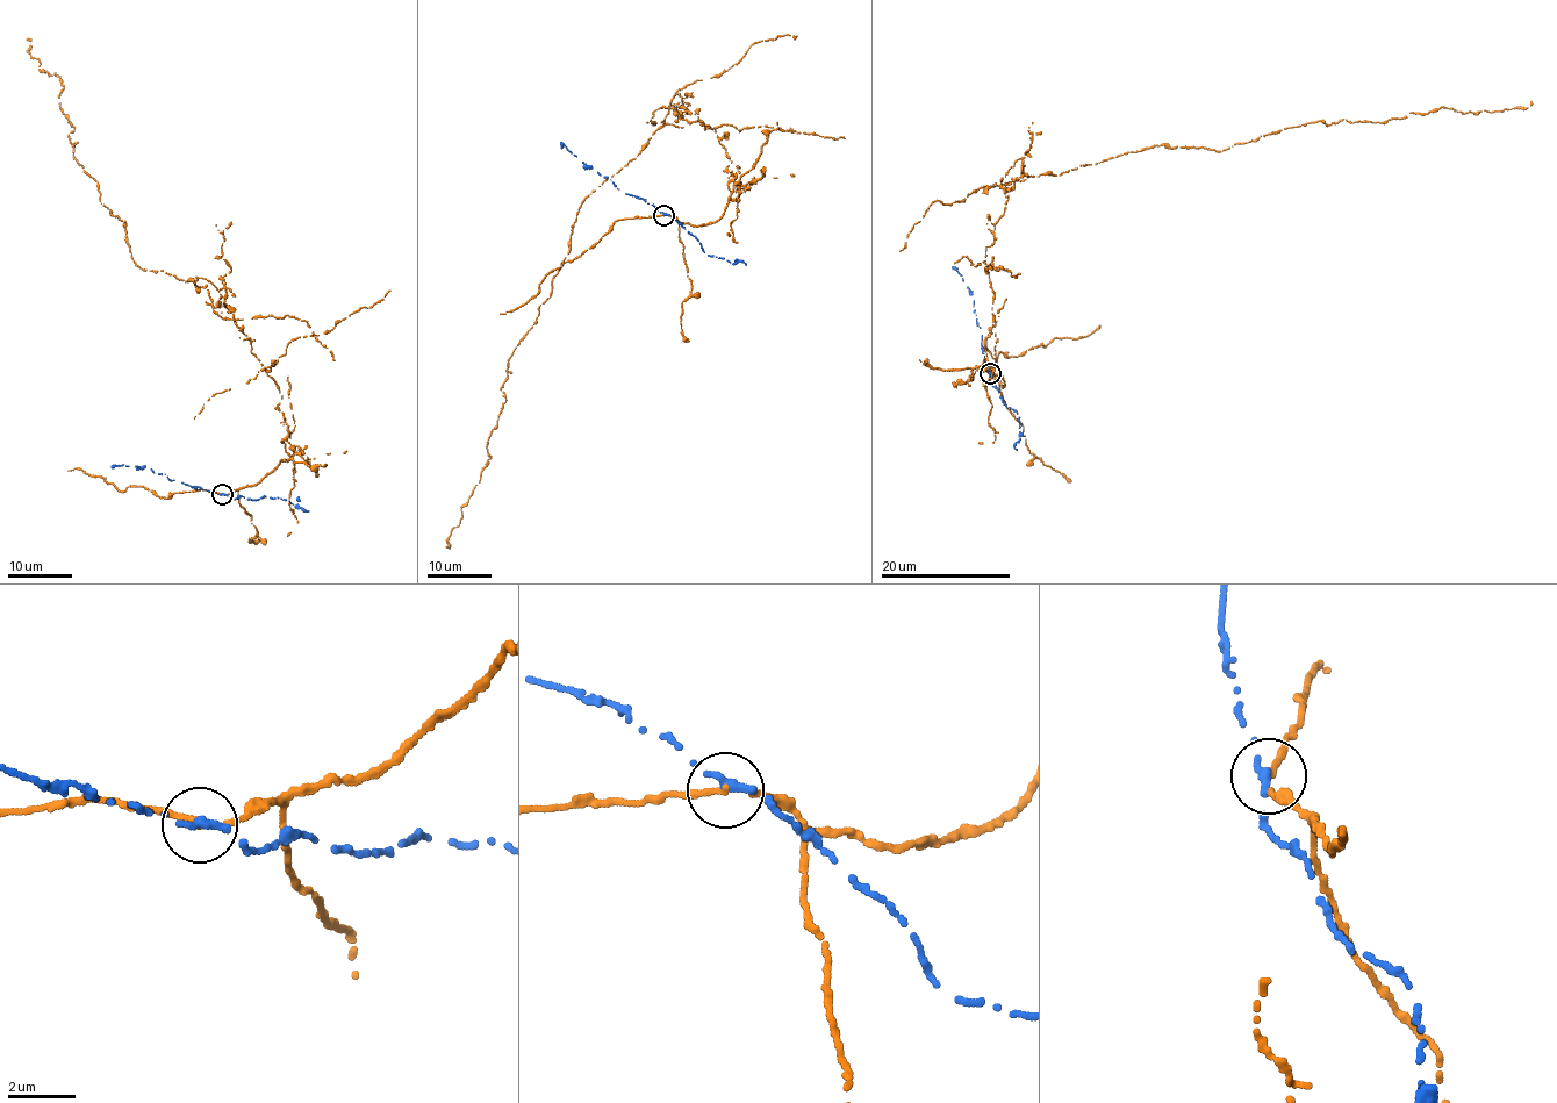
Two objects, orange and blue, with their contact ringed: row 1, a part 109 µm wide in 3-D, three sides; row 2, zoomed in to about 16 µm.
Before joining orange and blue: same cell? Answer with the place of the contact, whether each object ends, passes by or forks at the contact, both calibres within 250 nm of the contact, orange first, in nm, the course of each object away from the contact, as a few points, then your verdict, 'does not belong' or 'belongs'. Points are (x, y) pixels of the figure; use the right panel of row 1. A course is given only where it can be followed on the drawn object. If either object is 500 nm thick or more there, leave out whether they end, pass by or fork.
at (990, 373); orange passes by; blue ends there; 130 nm thick on the orange side, 320 nm on the other; orange runs (990, 373), (1005, 386), (977, 367), (1002, 183), (1166, 144), (1221, 151), (1308, 123), (1532, 100); blue runs (990, 373), (982, 351), (973, 294), (953, 267); does not belong

